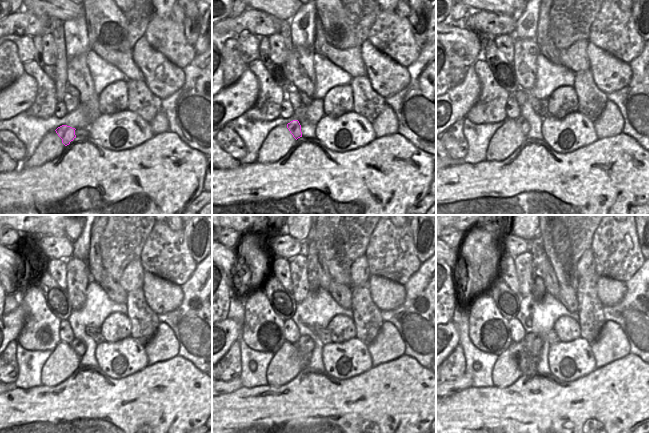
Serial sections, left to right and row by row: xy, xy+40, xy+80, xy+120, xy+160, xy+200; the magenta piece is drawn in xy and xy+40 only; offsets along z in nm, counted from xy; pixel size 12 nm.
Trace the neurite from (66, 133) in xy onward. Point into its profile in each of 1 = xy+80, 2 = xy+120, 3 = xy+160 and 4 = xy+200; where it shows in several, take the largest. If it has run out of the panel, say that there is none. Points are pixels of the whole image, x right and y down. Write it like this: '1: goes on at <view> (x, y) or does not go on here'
1: goes on at xy+80 (523, 125)
2: goes on at xy+120 (77, 345)
3: goes on at xy+160 (305, 343)
4: goes on at xy+200 (531, 338)

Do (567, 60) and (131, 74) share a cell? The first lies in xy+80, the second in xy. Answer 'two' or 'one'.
one

